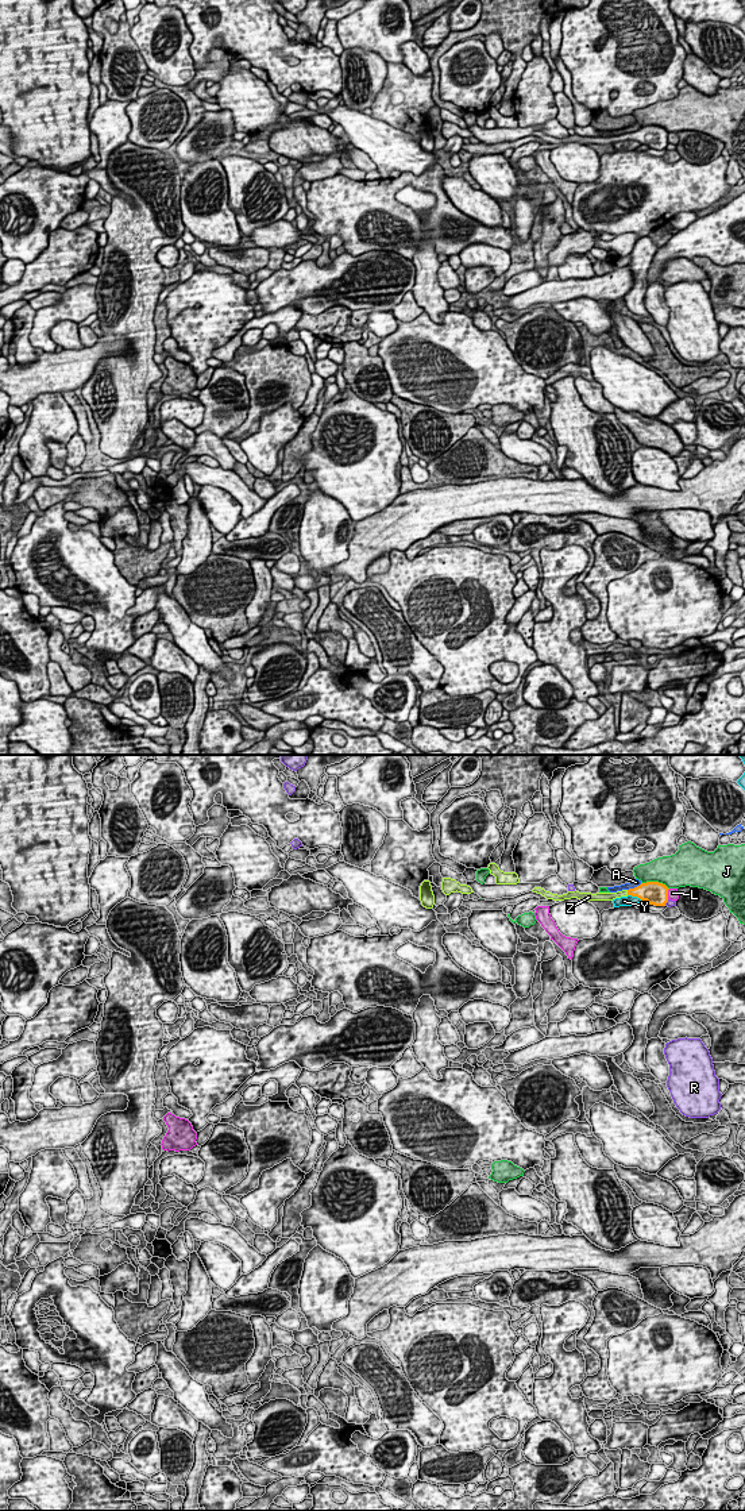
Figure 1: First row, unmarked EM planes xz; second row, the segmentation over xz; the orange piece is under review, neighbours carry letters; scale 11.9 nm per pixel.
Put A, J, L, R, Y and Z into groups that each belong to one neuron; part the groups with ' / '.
A / J / L / R / Y / Z

